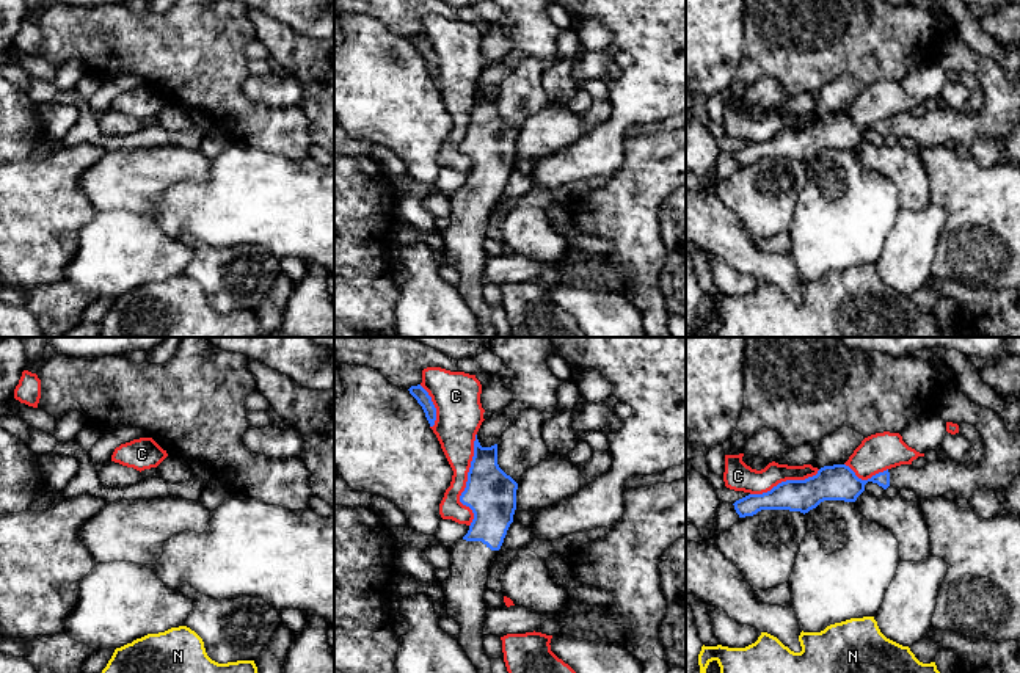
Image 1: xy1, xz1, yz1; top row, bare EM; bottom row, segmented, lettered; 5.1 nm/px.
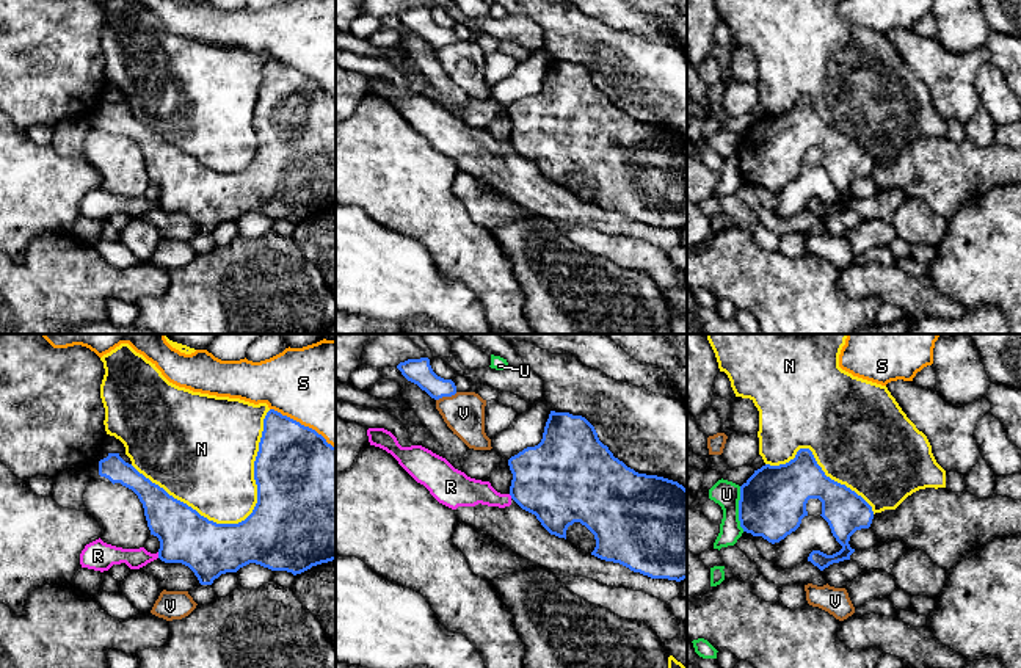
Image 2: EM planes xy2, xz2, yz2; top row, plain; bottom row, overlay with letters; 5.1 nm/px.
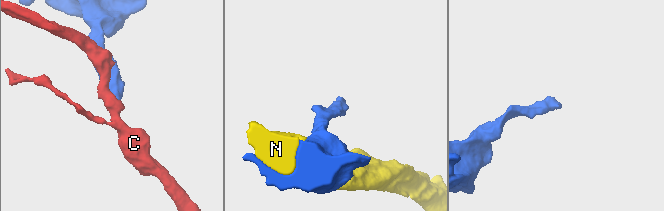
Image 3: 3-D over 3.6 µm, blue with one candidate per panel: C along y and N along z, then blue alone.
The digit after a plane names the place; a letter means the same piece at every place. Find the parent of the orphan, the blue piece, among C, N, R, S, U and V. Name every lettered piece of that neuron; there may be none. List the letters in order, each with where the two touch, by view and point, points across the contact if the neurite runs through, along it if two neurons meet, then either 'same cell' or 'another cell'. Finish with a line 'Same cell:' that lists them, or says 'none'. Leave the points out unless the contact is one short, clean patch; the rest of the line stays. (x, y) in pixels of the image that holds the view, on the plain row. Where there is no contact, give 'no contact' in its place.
C: xz1 (468, 129) | another cell
N: xy2 (242, 170) | another cell
R: xy2 (159, 204) | along xy2 (157, 201), (159, 206) | another cell
S: xy2 (303, 74) | another cell
U: yz2 (739, 157) | another cell
V: xz2 (446, 44) | another cell
Same cell: none

